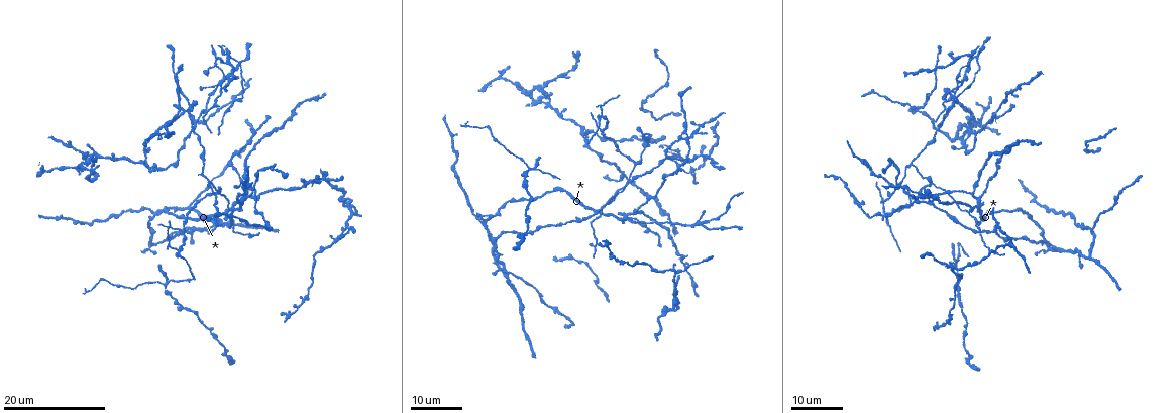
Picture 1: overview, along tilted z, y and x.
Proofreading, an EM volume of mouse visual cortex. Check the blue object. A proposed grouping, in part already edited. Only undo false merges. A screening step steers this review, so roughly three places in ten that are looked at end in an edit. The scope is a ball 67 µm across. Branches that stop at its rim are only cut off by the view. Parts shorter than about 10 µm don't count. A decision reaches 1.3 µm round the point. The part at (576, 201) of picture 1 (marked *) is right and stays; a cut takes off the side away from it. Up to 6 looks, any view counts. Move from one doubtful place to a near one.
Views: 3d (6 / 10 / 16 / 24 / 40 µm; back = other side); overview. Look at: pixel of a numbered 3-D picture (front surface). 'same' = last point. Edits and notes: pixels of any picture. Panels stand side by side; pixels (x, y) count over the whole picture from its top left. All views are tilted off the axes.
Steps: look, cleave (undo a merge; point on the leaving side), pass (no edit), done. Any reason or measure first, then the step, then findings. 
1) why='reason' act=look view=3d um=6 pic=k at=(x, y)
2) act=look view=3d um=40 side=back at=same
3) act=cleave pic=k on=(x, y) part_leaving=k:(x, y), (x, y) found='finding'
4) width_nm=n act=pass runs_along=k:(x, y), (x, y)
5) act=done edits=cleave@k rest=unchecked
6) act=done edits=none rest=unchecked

why='two arms in line, one across' act=look view=3d um=24 pic=1 at=(166, 285)

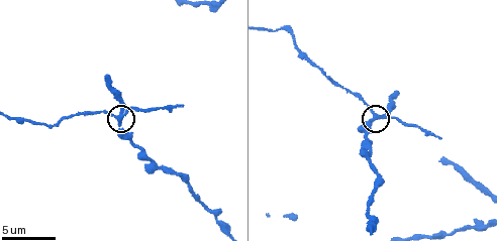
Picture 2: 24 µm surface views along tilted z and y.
act=look view=3d um=10 pic=2 at=(119, 121)

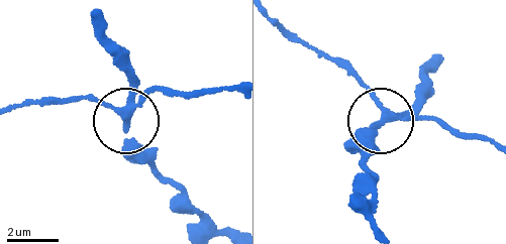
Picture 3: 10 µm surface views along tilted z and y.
act=cleave pic=3 on=(156, 87) part_leaving=3:(125, 112), (92, 99), (17, 103) found='two neurons meet here'

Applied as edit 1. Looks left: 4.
act=look view=overview

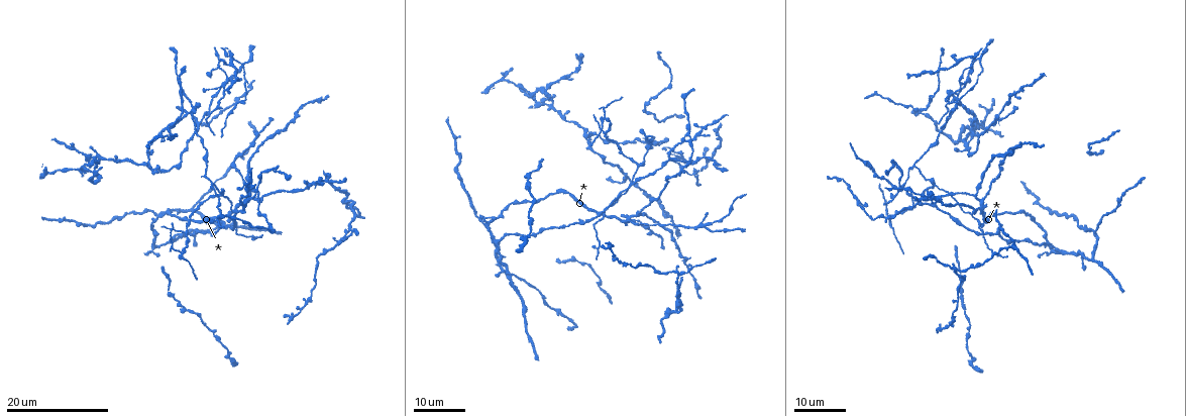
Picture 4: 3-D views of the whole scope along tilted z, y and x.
act=look view=3d um=16 pic=4 at=(632, 215)

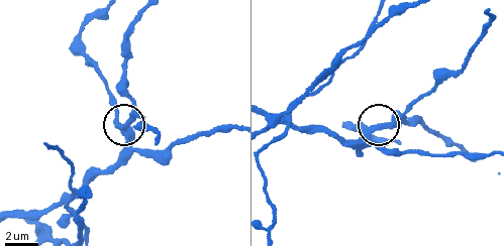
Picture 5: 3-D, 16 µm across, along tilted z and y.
why='closer look' act=look view=3d um=10 pic=5 at=(374, 126)

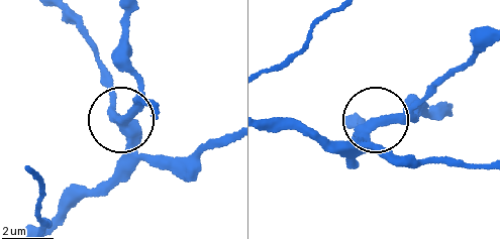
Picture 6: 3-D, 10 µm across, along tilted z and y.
act=pass found='one neuron here'

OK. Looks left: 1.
act=done edits=cleave@3 rest=unchecked

